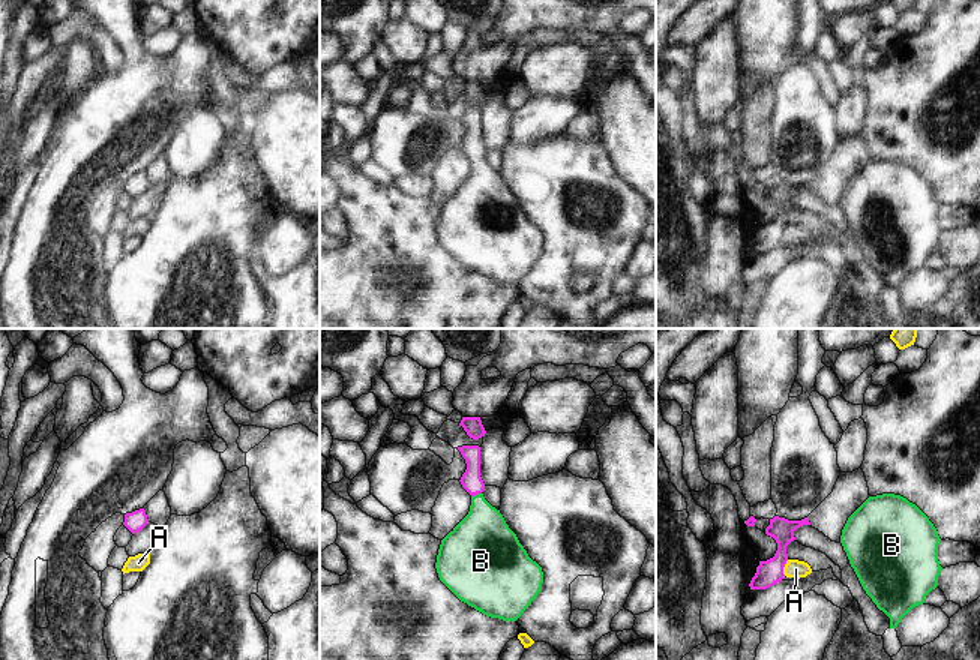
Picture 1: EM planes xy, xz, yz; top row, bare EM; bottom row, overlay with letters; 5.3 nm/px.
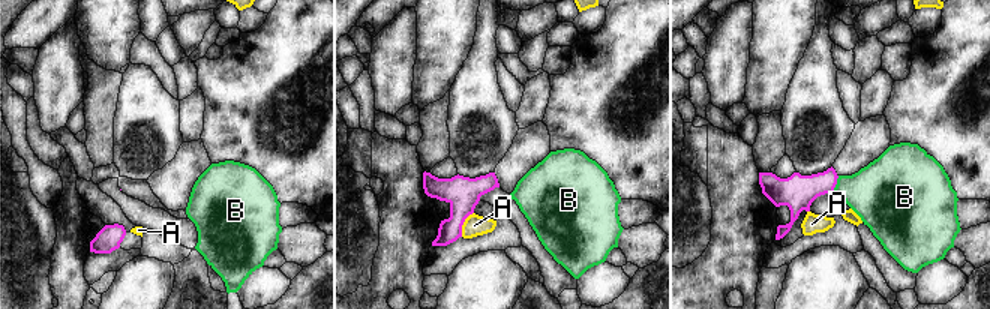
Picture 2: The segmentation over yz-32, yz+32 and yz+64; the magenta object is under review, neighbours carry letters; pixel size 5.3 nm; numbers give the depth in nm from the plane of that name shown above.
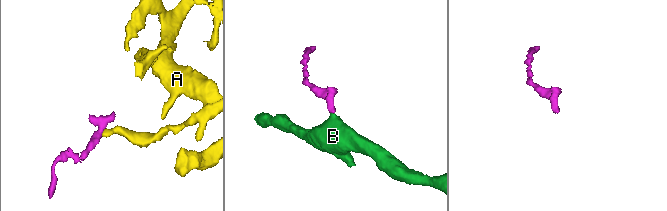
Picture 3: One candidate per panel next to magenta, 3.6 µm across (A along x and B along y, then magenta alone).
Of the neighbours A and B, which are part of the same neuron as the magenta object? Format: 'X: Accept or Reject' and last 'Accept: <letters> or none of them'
A: Reject
B: Accept
Accept: B

